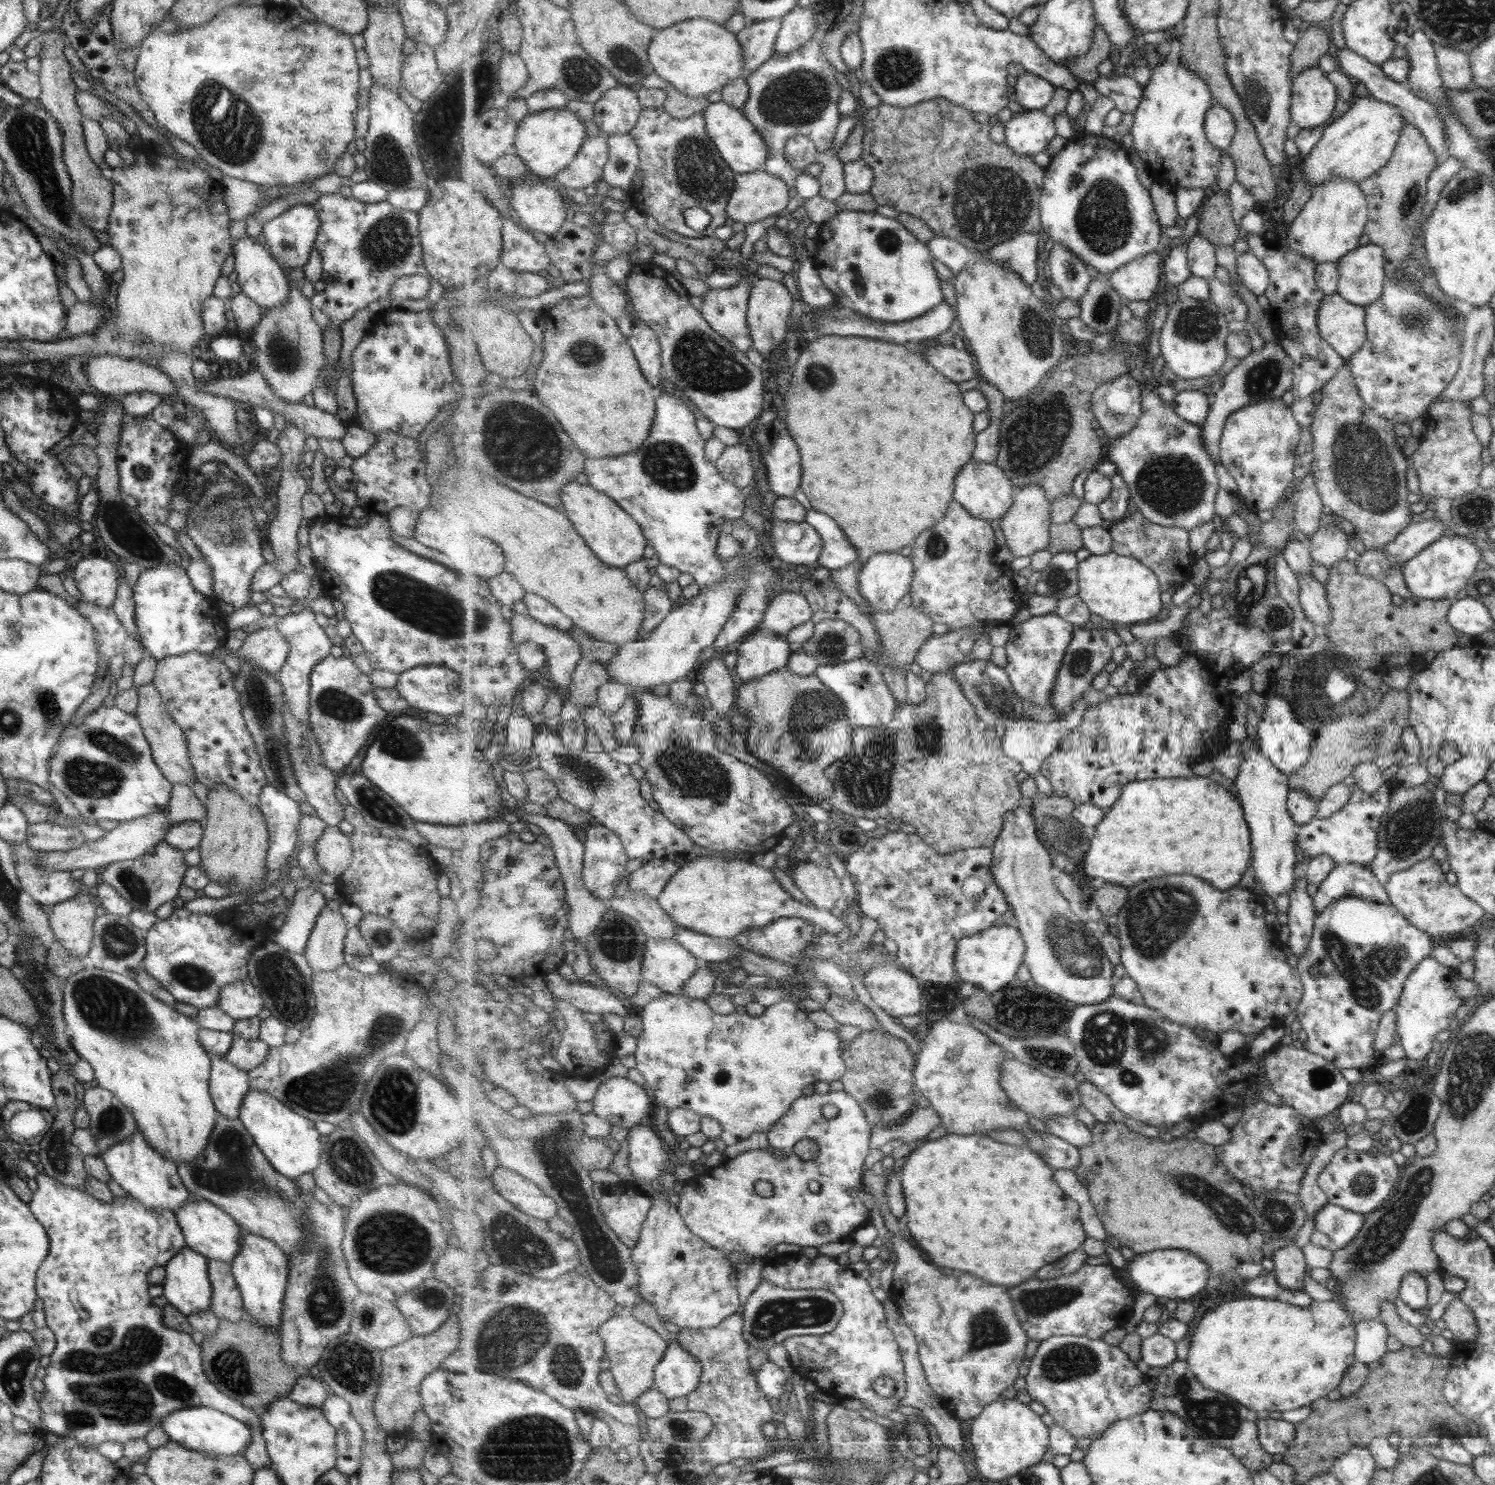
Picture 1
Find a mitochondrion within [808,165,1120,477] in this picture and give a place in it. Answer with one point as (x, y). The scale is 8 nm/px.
(1036, 331)

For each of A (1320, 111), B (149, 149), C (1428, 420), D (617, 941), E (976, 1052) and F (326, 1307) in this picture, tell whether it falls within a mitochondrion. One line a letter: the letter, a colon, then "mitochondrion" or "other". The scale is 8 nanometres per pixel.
A: other
B: other
C: other
D: mitochondrion
E: other
F: mitochondrion

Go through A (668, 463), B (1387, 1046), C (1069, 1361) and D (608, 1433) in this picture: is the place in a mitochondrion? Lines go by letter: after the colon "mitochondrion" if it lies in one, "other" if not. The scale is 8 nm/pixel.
A: mitochondrion
B: other
C: mitochondrion
D: other

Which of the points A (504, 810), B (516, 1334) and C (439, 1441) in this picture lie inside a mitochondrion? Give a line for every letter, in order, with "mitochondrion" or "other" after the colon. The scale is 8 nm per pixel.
A: other
B: mitochondrion
C: other

